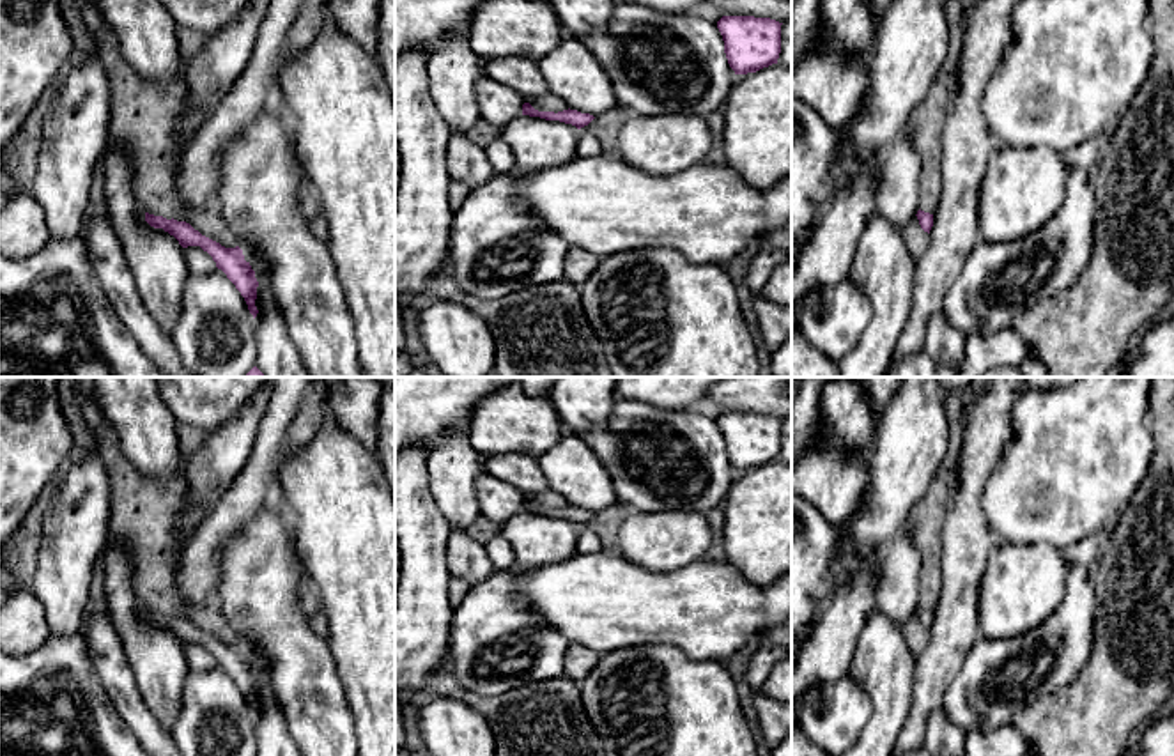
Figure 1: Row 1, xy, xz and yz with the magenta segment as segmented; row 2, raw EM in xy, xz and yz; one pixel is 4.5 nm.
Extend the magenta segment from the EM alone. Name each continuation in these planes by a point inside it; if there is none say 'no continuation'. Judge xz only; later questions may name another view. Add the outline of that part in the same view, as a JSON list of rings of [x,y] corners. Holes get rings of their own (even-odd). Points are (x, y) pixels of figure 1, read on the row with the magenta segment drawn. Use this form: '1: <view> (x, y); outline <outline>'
no continuation

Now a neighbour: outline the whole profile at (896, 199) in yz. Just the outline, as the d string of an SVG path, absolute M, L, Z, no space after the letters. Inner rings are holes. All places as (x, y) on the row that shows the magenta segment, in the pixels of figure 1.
M900 136L880 156L880 181L875 193L877 211L896 228L915 218L921 198L921 156L912 136Z

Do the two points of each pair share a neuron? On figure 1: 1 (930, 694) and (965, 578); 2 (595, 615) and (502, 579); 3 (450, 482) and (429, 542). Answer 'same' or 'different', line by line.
1: same
2: different
3: different

